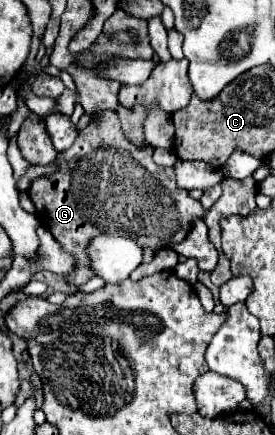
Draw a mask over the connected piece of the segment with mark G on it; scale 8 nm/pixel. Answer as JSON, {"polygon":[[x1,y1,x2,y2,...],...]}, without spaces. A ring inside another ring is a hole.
{"polygon":[[101,112,97,120,91,120,85,130,81,130,79,138,71,148,57,154,57,170,39,176,29,186,29,198,35,202,35,214,39,222,55,236,55,240,61,244,63,252,71,254,75,258,75,268,71,274,67,274,67,282,81,286,87,280,93,278,93,272,89,272,89,262,85,248,93,236,109,234,117,236,117,230,121,230,125,236,131,236,141,244,143,248,157,250,165,242,181,242,191,226,193,218,201,218,205,214,199,200,193,200,187,190,179,188,175,184,175,174,171,168,157,166,153,162,153,148,135,148,131,140,127,140,125,134,121,134,121,122,117,120,117,112]]}

